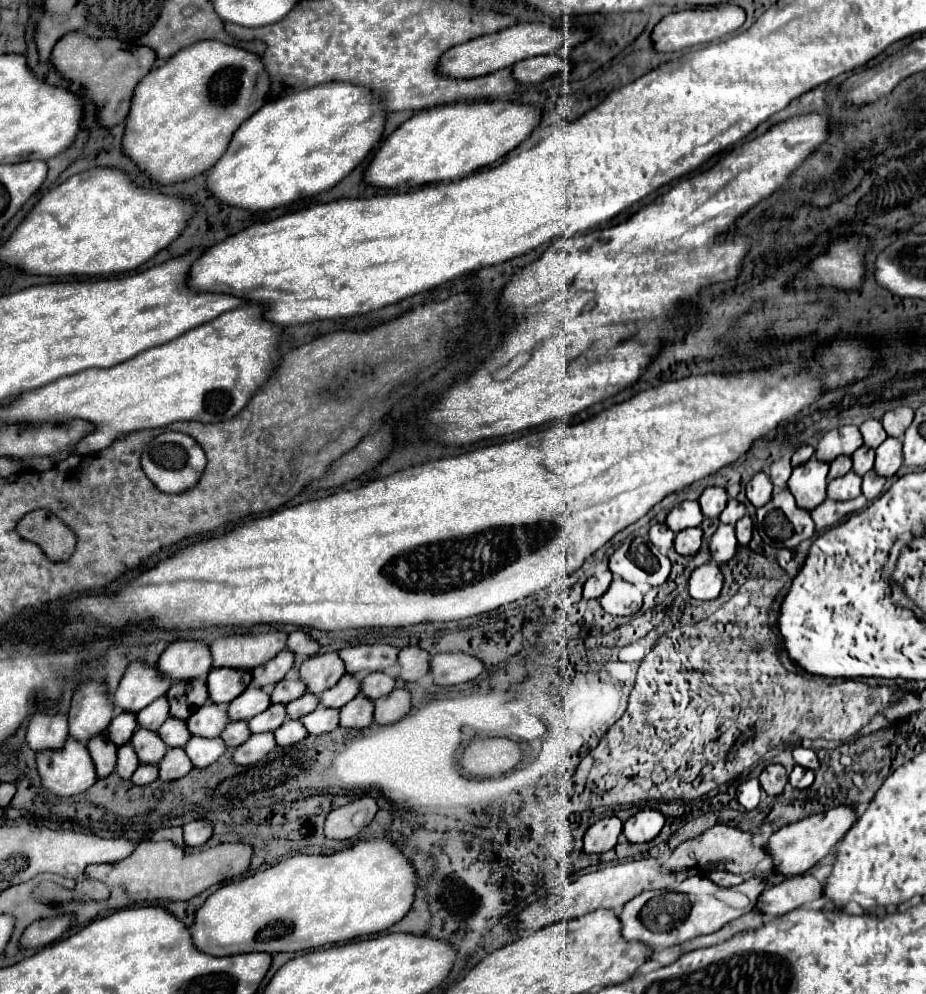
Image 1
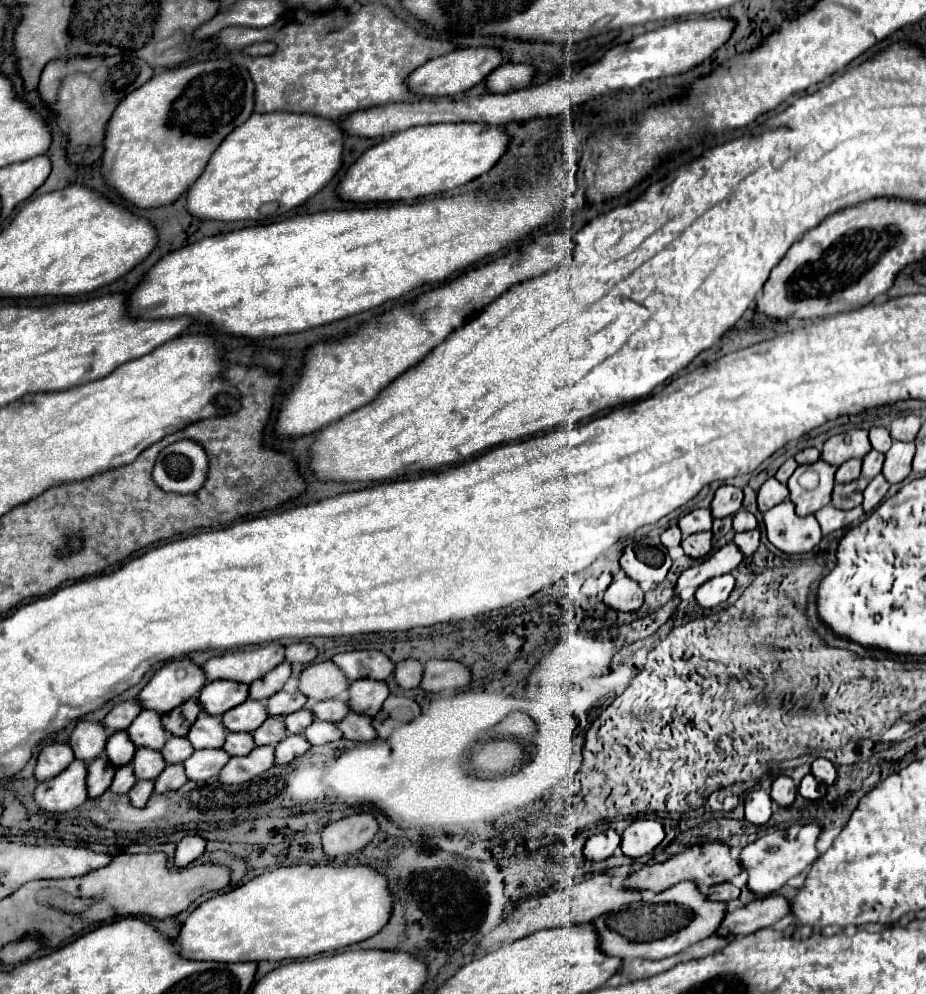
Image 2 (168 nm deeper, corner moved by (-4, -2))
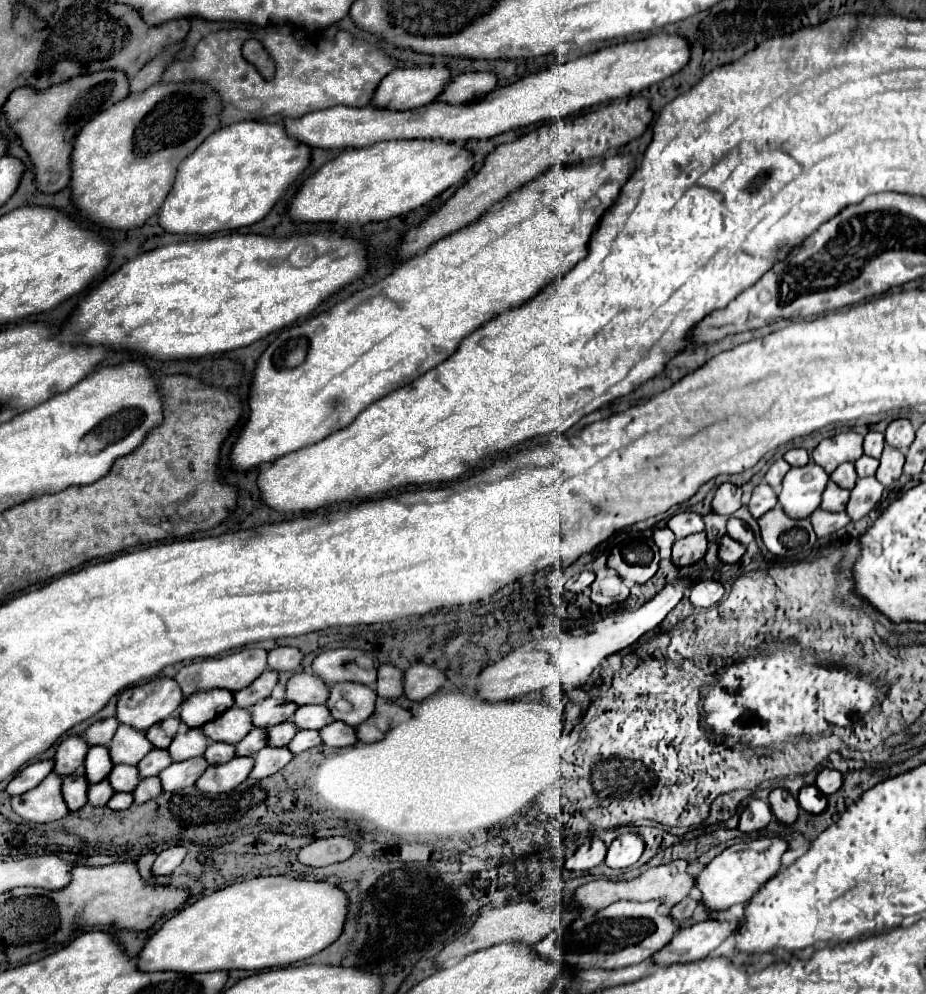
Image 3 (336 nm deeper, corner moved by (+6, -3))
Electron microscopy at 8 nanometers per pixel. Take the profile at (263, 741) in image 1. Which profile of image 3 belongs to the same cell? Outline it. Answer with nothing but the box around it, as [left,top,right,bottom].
[195,756,253,794]

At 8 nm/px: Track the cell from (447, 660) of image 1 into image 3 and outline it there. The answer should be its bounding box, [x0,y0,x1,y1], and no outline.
[403,662,447,702]

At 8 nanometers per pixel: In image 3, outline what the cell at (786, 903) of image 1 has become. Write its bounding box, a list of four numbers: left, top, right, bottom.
[655,920,741,966]

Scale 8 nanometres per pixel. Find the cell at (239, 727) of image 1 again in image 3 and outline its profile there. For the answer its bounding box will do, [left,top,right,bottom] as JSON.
[205,742,235,764]

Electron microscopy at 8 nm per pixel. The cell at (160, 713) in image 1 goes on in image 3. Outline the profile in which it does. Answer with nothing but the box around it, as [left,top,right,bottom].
[109,724,153,764]

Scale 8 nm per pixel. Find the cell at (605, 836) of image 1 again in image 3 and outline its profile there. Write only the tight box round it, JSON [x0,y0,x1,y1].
[567,838,607,870]

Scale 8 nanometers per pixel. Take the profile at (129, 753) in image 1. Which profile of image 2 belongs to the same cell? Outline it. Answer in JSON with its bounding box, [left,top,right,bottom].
[109,765,137,795]

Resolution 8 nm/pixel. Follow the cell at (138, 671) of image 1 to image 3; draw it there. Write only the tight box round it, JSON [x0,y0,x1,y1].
[85,718,119,746]

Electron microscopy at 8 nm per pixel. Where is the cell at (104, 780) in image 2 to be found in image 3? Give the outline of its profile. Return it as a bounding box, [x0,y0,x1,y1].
[63,772,89,812]

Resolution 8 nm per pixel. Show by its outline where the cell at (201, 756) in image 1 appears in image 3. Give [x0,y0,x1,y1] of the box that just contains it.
[159,756,209,792]

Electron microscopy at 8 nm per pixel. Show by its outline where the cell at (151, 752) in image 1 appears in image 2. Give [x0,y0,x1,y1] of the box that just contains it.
[131,749,167,779]

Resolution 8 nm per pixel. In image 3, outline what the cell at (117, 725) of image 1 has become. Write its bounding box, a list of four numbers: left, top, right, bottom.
[85,746,113,784]

